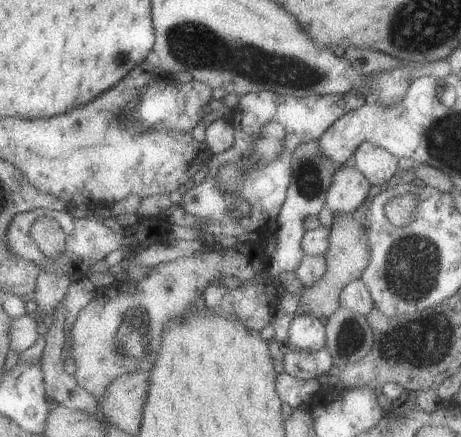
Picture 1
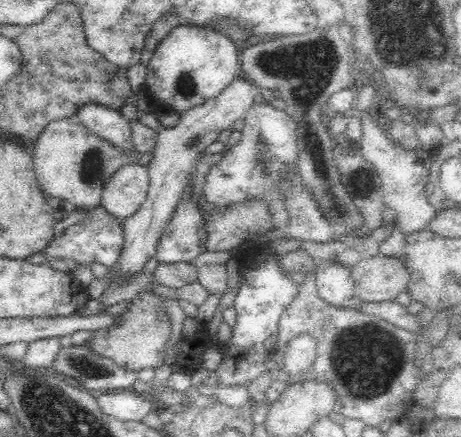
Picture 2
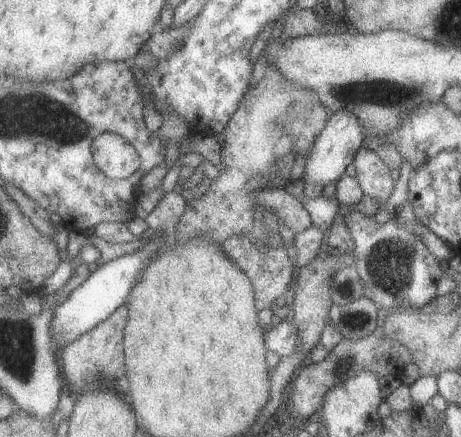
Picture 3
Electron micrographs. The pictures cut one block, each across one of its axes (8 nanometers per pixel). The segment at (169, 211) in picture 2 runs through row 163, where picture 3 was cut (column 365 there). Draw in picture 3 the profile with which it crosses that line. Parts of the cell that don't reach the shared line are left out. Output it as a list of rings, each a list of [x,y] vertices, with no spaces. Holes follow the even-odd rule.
[[[363,146],[355,160],[355,178],[363,186],[365,196],[371,200],[379,200],[383,196],[391,196],[395,190],[395,180],[391,176],[391,168],[375,154],[371,146]]]

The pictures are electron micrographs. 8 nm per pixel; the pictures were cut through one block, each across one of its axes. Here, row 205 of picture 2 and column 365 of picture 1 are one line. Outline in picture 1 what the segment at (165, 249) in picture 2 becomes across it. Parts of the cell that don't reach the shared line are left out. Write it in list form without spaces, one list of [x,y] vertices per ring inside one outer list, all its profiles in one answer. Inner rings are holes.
[[[343,168],[335,174],[333,186],[329,190],[327,208],[335,212],[355,212],[369,204],[369,190],[373,184],[357,170],[357,168]]]

